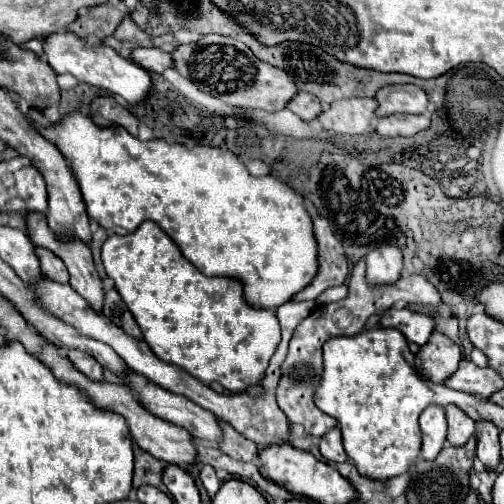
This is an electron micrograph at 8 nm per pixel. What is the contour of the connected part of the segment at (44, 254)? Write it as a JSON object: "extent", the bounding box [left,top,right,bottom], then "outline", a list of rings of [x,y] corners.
{"extent":[35,247,69,283],"outline":[[[37,247],[35,253],[37,253],[39,261],[41,261],[41,269],[43,269],[43,275],[47,279],[57,281],[57,283],[69,283],[69,273],[67,273],[63,261],[55,253],[51,253],[51,251],[43,249],[43,247]]]}

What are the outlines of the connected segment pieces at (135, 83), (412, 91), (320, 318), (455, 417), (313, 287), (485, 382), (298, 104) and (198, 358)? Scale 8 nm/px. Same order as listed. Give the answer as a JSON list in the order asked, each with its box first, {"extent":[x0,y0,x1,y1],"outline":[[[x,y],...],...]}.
[{"extent":[43,31,151,105],"outline":[[[71,31],[51,33],[49,37],[43,37],[43,51],[47,55],[47,63],[51,65],[51,69],[57,75],[71,73],[77,81],[107,89],[115,95],[121,95],[131,105],[143,101],[151,89],[151,75],[145,69],[137,67],[133,61],[123,59],[121,55],[117,55],[111,47],[107,47],[103,43],[89,45],[87,41],[83,41],[81,37],[77,37]]]},{"extent":[377,85,427,117],"outline":[[[389,85],[377,91],[377,117],[393,113],[425,113],[427,95],[417,85]]]},{"extent":[277,261,441,437],"outline":[[[357,261],[351,277],[349,277],[349,295],[345,301],[339,303],[329,303],[329,305],[317,305],[309,317],[305,317],[289,343],[289,353],[287,359],[281,365],[281,379],[277,385],[277,405],[285,411],[287,419],[291,425],[301,425],[309,435],[313,437],[323,437],[327,431],[331,431],[337,421],[329,415],[323,415],[315,403],[313,403],[313,391],[317,387],[317,381],[321,379],[323,371],[323,361],[321,361],[321,347],[327,339],[337,337],[337,335],[357,335],[363,331],[365,321],[379,311],[389,309],[395,303],[423,303],[423,305],[439,305],[441,297],[437,289],[421,275],[411,275],[411,277],[399,277],[397,283],[393,285],[375,285],[371,287],[365,279],[365,261]]]},{"extent":[445,405,475,447],"outline":[[[455,405],[445,407],[445,417],[447,417],[447,441],[451,445],[461,447],[469,441],[469,437],[475,435],[475,423]]]},{"extent":[293,215,349,301],"outline":[[[319,215],[313,217],[313,229],[319,243],[319,273],[309,287],[295,295],[293,301],[315,301],[325,289],[343,285],[349,275],[345,253],[341,249],[341,243],[335,239],[329,221],[323,221]]]},{"extent":[445,359,499,397],"outline":[[[463,359],[459,363],[459,369],[455,375],[451,375],[445,381],[447,387],[465,391],[465,393],[475,393],[481,397],[491,397],[495,391],[499,391],[499,377],[493,373],[493,369],[481,369],[473,365],[469,359]]]},{"extent":[287,91,321,121],"outline":[[[301,91],[301,93],[297,93],[297,97],[293,97],[293,101],[289,101],[287,109],[293,111],[303,121],[311,121],[321,113],[321,101],[313,95]]]},{"extent":[103,221,281,393],"outline":[[[145,221],[131,235],[111,235],[103,243],[103,265],[125,305],[139,323],[145,343],[149,343],[151,351],[157,353],[159,359],[185,369],[205,385],[219,381],[227,391],[233,393],[245,391],[247,387],[261,381],[269,359],[281,341],[281,329],[271,309],[253,309],[247,305],[239,281],[205,277],[197,267],[181,257],[175,241],[165,231],[161,231],[157,223],[151,221]]]}]

